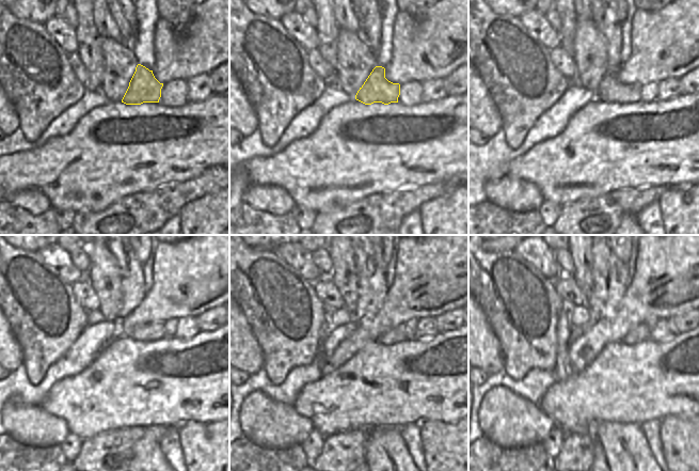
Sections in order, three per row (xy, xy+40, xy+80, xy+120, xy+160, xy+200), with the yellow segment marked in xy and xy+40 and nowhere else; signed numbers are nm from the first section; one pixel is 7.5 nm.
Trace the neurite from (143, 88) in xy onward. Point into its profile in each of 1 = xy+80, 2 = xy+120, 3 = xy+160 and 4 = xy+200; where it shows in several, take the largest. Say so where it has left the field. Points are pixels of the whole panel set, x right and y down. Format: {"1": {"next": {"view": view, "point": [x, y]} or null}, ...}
{"1": {"next": {"view": "xy+80", "point": [610, 90]}}, "2": {"next": {"view": "xy+120", "point": [152, 331]}}, "3": {"next": {"view": "xy+160", "point": [397, 334]}}, "4": {"next": {"view": "xy+200", "point": [641, 332]}}}

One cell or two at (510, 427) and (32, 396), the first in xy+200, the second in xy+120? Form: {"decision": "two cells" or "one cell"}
{"decision": "two cells"}

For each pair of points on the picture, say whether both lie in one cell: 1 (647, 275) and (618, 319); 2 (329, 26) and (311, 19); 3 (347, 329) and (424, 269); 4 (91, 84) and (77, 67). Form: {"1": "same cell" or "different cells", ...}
{"1": "same cell", "2": "different cells", "3": "different cells", "4": "different cells"}

